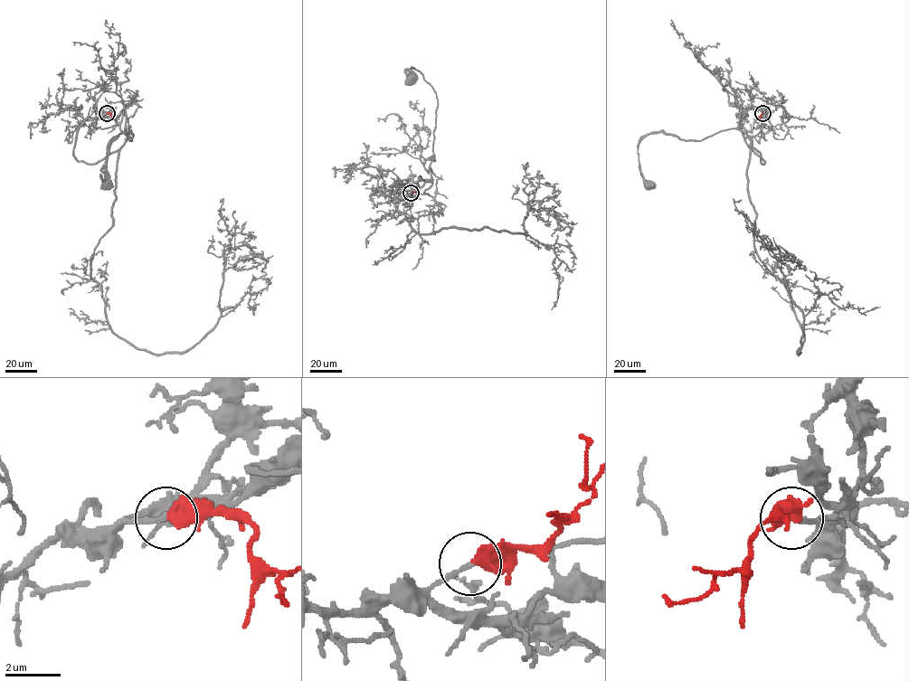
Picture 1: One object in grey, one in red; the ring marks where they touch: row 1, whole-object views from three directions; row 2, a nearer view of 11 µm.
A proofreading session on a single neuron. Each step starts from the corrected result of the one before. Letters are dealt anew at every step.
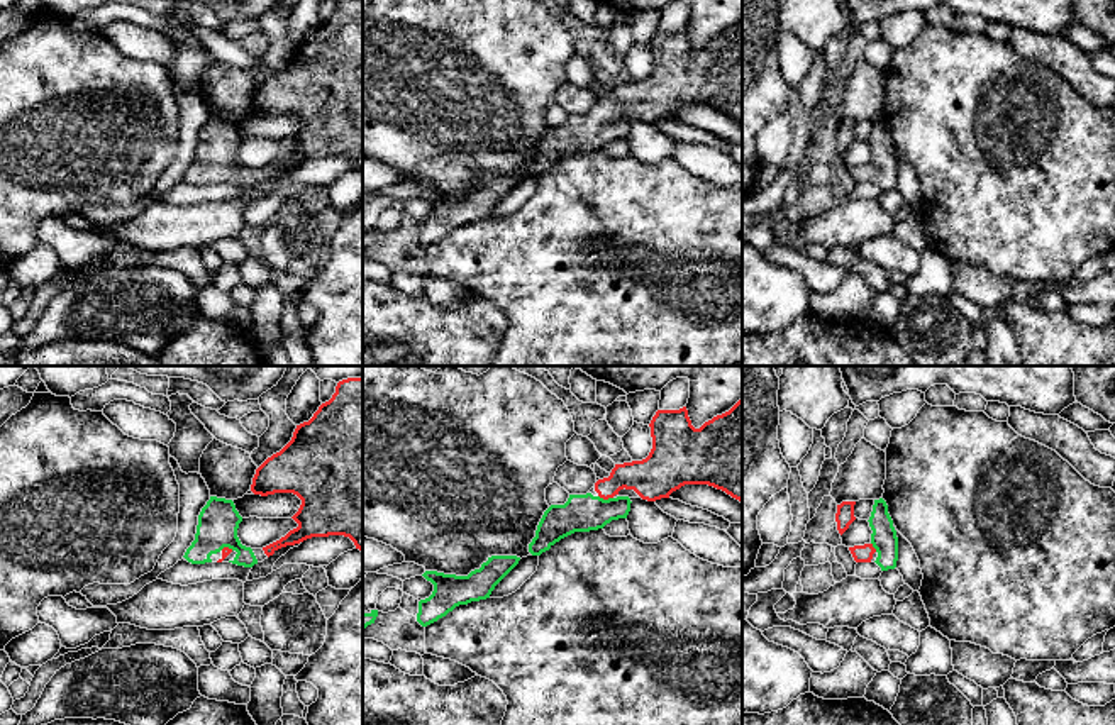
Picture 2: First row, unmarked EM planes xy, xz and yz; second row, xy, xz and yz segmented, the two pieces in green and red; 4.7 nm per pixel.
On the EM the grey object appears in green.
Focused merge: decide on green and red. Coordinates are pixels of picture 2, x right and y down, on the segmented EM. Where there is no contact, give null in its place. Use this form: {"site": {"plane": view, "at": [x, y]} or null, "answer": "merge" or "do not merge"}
{"site": {"plane": "xz", "at": [605, 500]}, "answer": "merge"}

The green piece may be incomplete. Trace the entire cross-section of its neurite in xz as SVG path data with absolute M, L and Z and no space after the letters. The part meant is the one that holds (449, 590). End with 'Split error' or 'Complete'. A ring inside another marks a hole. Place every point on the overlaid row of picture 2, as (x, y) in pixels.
M491 556L468 576L425 571L422 576L434 584L429 598L419 601L417 622L427 627L459 605L490 598L495 586L519 564L517 556Z. Complete

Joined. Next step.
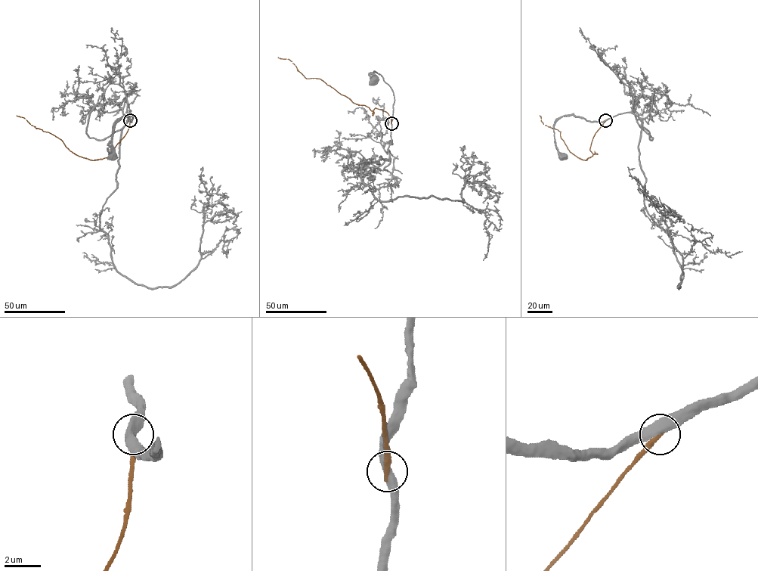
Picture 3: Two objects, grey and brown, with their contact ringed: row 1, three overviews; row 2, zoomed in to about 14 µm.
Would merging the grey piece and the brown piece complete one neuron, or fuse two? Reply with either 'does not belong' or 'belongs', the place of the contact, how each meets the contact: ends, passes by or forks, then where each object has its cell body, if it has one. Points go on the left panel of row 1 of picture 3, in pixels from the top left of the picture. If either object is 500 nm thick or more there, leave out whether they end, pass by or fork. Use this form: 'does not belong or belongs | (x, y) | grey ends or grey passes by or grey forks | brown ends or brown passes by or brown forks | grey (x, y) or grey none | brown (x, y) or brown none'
does not belong | (130, 120) | grey passes by | brown ends | grey (113, 156) | brown none

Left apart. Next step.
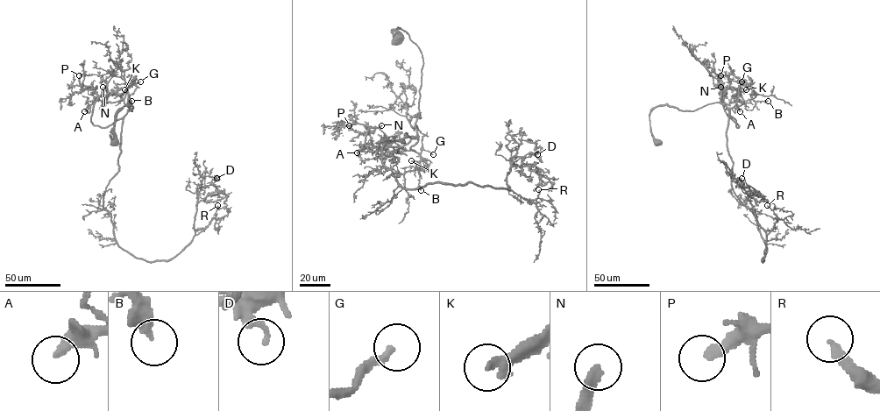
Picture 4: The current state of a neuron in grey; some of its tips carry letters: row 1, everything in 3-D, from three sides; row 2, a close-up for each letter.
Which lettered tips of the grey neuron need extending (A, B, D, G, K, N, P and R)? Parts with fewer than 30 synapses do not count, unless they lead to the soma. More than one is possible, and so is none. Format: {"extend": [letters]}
{"extend": ["G", "N"]}

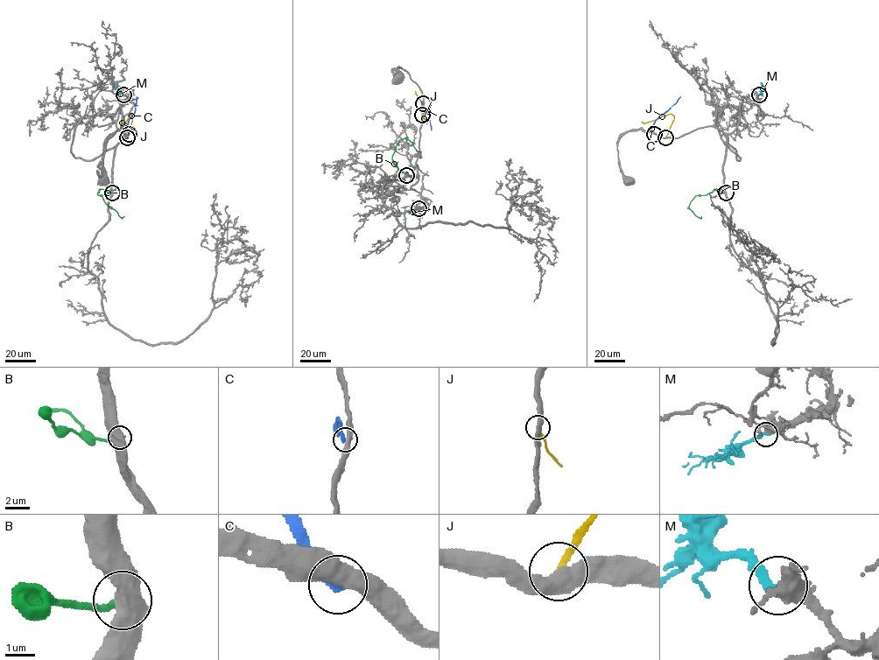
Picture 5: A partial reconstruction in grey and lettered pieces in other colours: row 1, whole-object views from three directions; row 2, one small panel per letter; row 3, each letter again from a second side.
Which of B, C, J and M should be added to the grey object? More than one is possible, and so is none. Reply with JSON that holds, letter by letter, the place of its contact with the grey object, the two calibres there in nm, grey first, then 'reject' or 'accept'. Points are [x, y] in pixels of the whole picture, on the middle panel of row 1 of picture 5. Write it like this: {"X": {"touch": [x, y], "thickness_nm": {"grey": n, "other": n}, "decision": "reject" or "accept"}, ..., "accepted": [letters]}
{"B": {"touch": [406, 175], "thickness_nm": {"grey": 650, "other": 280}, "decision": "reject"}, "C": {"touch": [423, 103], "thickness_nm": {"grey": 500, "other": 400}, "decision": "reject"}, "J": {"touch": [422, 115], "thickness_nm": {"grey": 480, "other": 200}, "decision": "reject"}, "M": {"touch": [418, 208], "thickness_nm": {"grey": 420, "other": 280}, "decision": "accept"}, "accepted": ["M"]}

